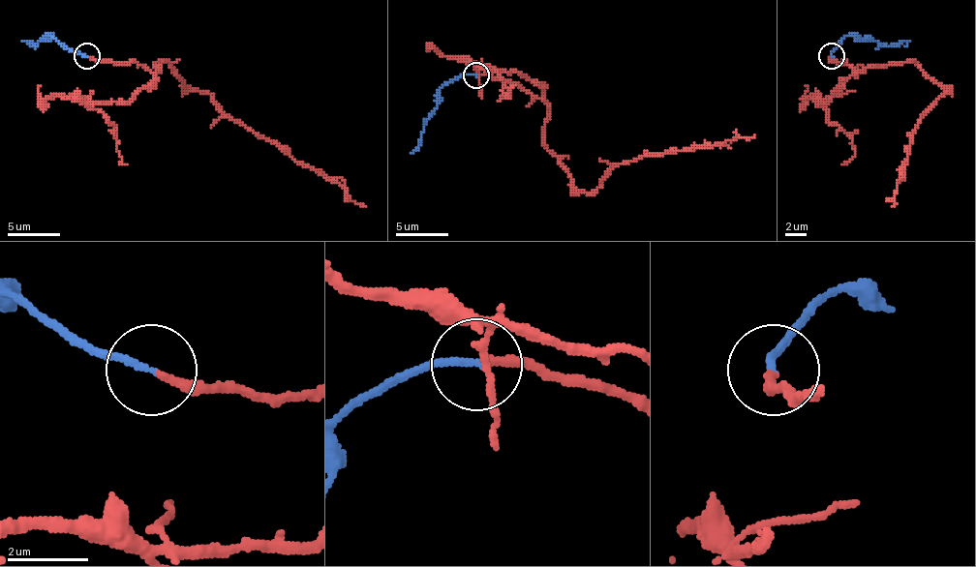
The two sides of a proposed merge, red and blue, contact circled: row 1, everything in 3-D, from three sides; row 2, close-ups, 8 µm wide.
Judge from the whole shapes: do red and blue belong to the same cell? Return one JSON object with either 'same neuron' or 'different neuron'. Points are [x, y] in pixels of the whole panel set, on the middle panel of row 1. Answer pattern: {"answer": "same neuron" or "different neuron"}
{"answer": "same neuron"}

